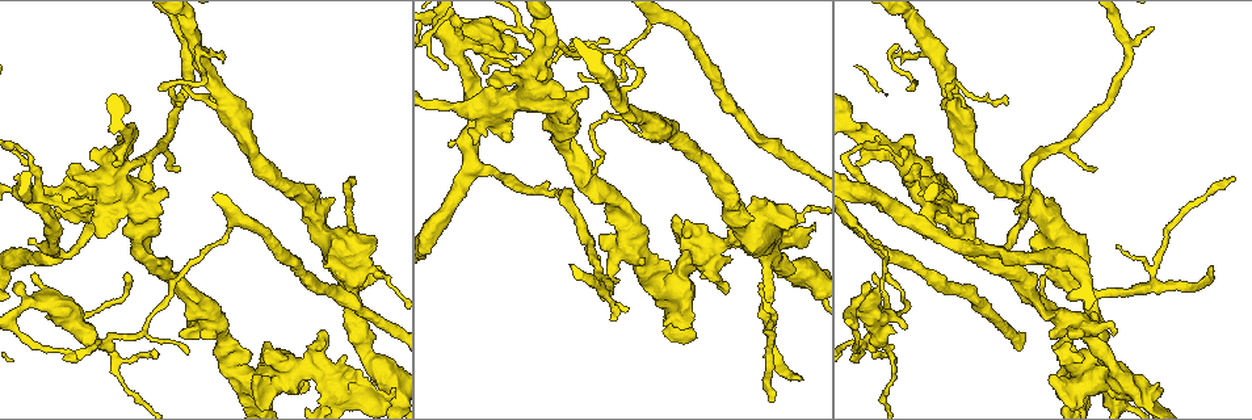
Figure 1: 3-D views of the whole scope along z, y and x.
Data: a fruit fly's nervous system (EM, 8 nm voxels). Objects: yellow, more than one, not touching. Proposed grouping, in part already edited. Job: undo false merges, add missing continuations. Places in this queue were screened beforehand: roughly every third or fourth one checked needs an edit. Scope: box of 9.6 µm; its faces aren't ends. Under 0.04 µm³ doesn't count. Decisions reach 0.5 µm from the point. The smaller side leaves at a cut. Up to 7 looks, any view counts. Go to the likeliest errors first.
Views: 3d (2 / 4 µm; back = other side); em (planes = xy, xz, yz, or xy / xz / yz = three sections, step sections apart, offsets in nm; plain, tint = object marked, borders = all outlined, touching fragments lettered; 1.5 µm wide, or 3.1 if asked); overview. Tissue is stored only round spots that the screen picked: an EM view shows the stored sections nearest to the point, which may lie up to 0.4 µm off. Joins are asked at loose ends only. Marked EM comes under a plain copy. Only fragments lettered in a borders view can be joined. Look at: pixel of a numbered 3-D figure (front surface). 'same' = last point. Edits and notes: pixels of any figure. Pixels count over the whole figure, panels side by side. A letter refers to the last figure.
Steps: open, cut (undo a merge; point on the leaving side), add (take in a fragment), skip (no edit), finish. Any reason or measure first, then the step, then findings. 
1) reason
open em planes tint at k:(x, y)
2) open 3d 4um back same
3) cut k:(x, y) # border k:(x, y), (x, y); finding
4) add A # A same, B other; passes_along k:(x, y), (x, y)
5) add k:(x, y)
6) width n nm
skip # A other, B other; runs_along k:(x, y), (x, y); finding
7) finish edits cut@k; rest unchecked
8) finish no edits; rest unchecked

an open end
open em xz step 4 tint at 1:(802, 378)

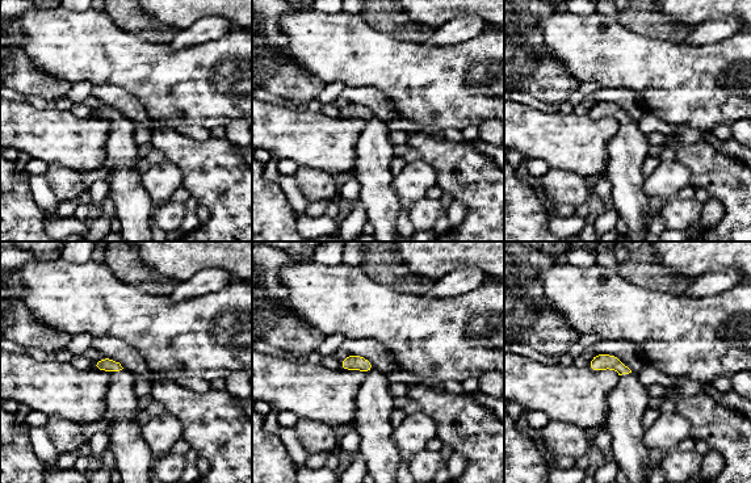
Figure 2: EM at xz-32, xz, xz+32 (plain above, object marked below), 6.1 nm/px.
open em planes borders same

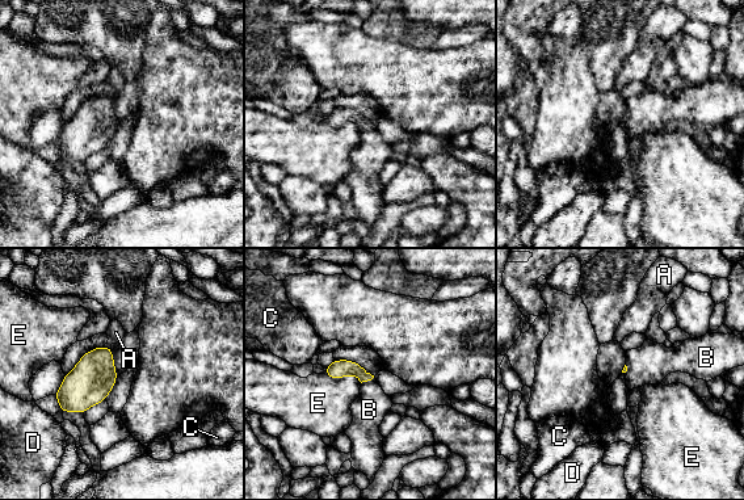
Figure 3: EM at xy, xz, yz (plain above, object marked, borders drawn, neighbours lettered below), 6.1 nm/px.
add B # A other, B same, C other, D other, E other; the neuron continues

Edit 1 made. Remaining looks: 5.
redraw
open overview

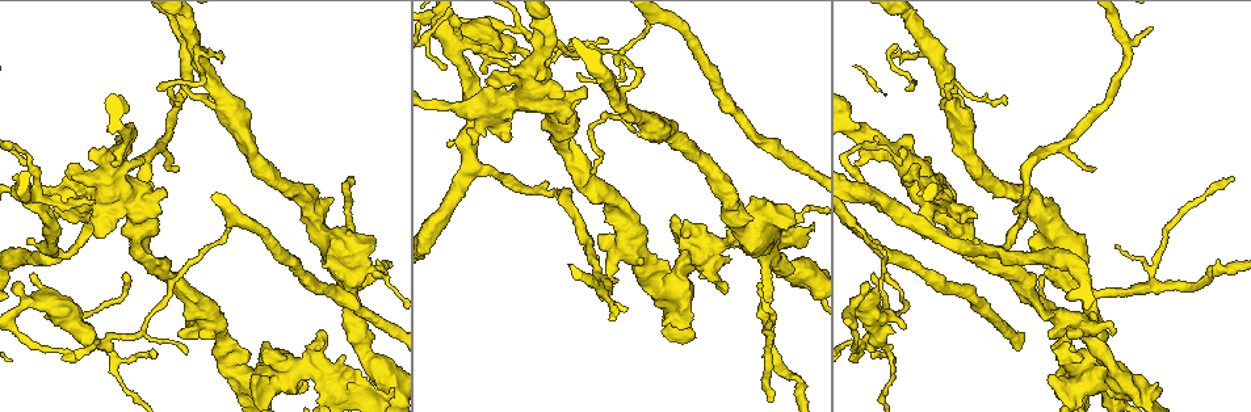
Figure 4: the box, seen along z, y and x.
an open end
open 3d 2um at 4:(1116, 245)

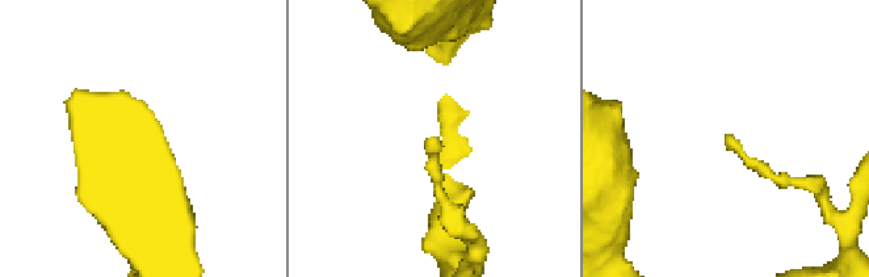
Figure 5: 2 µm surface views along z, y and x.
open em planes tint at 5:(439, 137)

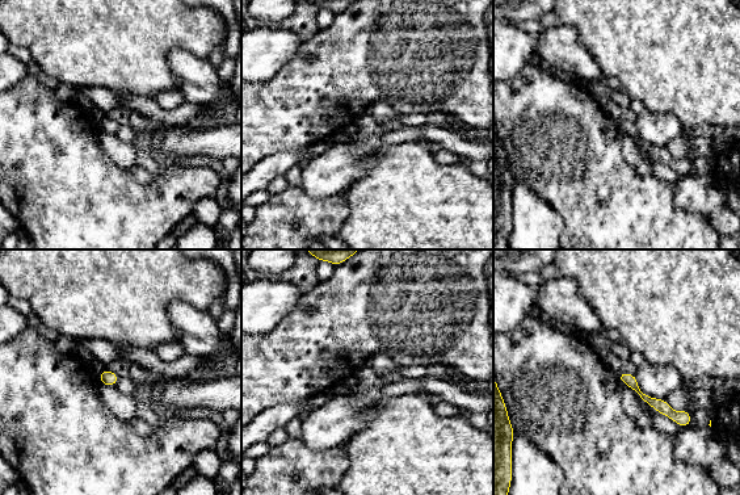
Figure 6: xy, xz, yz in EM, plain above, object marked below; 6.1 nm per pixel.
what lies round it
open em planes borders same

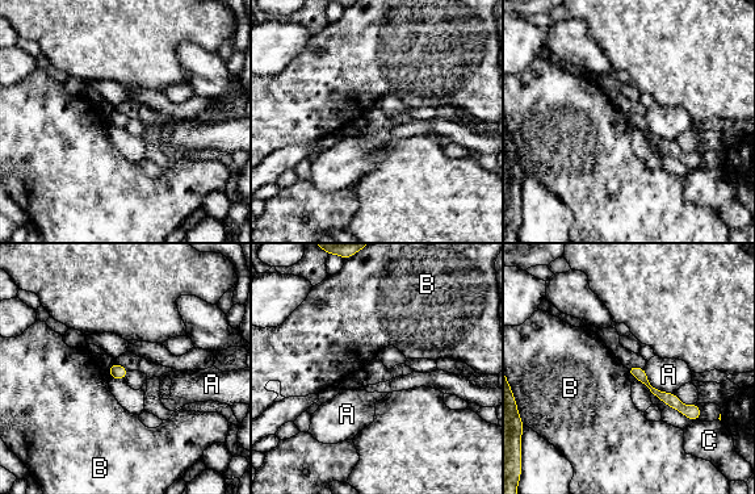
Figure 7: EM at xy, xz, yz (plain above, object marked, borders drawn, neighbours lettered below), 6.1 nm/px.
skip # A other, B other, C other; border 7:(107, 372), (109, 376); none of them fits

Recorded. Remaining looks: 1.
an open end
open em planes borders at 4:(883, 278)

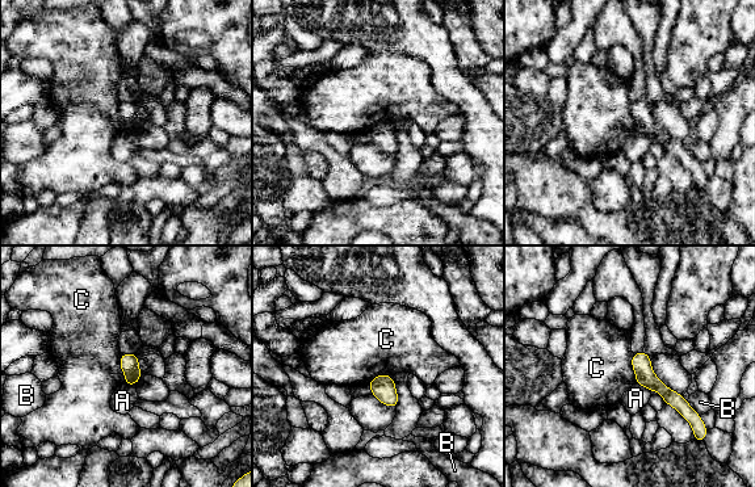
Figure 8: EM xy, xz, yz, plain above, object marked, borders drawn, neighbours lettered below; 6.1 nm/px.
width 120 nm
skip # A other, B other, C other; border 8:(121, 353), (120, 369), (124, 383); none of them fits

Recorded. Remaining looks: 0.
finish edits add@3; rest unchecked

